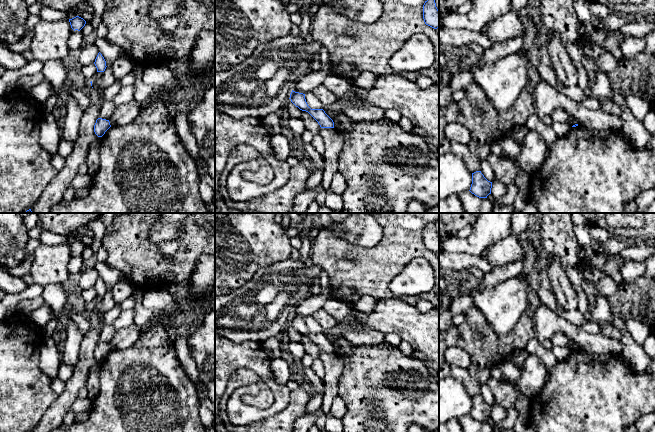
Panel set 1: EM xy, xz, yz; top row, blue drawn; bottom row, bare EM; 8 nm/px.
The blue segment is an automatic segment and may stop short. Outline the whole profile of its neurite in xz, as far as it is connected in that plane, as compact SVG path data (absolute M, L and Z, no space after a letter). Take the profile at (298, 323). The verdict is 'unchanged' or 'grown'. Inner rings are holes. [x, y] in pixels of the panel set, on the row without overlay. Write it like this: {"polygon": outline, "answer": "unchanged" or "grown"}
{"polygon": "M292 314L290 318L291 326L302 335L308 336L320 349L321 352L334 352L333 344L323 333L311 333L305 323L305 318Z", "answer": "unchanged"}

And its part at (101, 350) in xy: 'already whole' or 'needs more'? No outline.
already whole

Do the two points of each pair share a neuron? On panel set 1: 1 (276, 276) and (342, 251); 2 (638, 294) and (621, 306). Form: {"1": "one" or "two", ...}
{"1": "two", "2": "one"}

